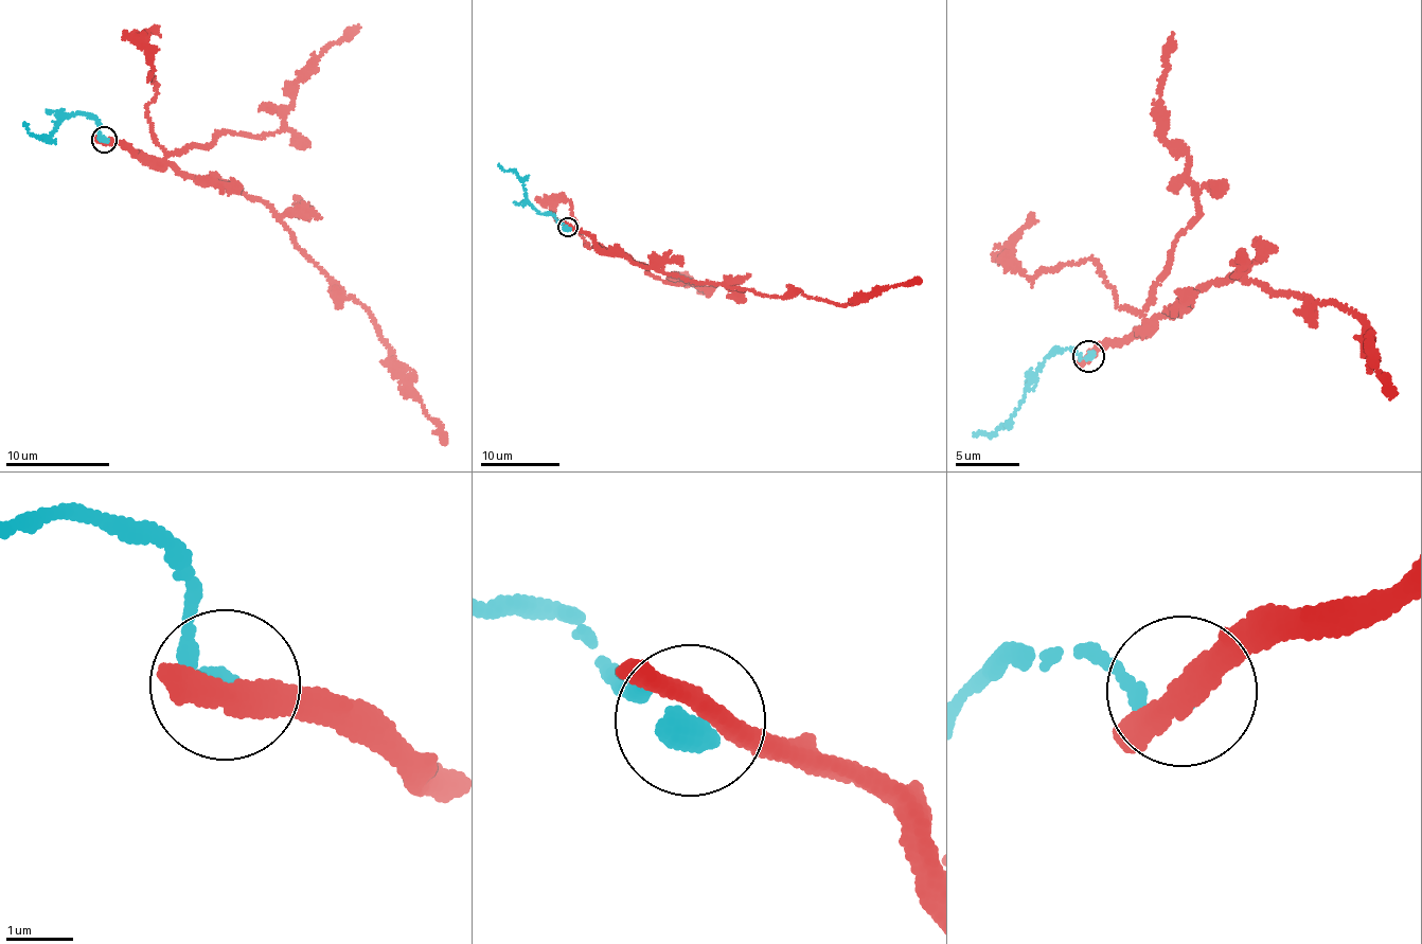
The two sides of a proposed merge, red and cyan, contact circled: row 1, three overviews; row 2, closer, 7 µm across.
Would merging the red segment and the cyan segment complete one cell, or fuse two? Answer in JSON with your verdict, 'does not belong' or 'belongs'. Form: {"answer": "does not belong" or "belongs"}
{"answer": "does not belong"}

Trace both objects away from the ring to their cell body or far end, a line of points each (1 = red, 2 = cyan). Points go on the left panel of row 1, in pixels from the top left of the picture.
1: (104, 139), (268, 201), (301, 250), (367, 309), (391, 370), (445, 445)
2: (103, 140), (94, 117), (77, 113), (59, 122), (50, 135), (39, 137), (30, 132), (24, 122)

